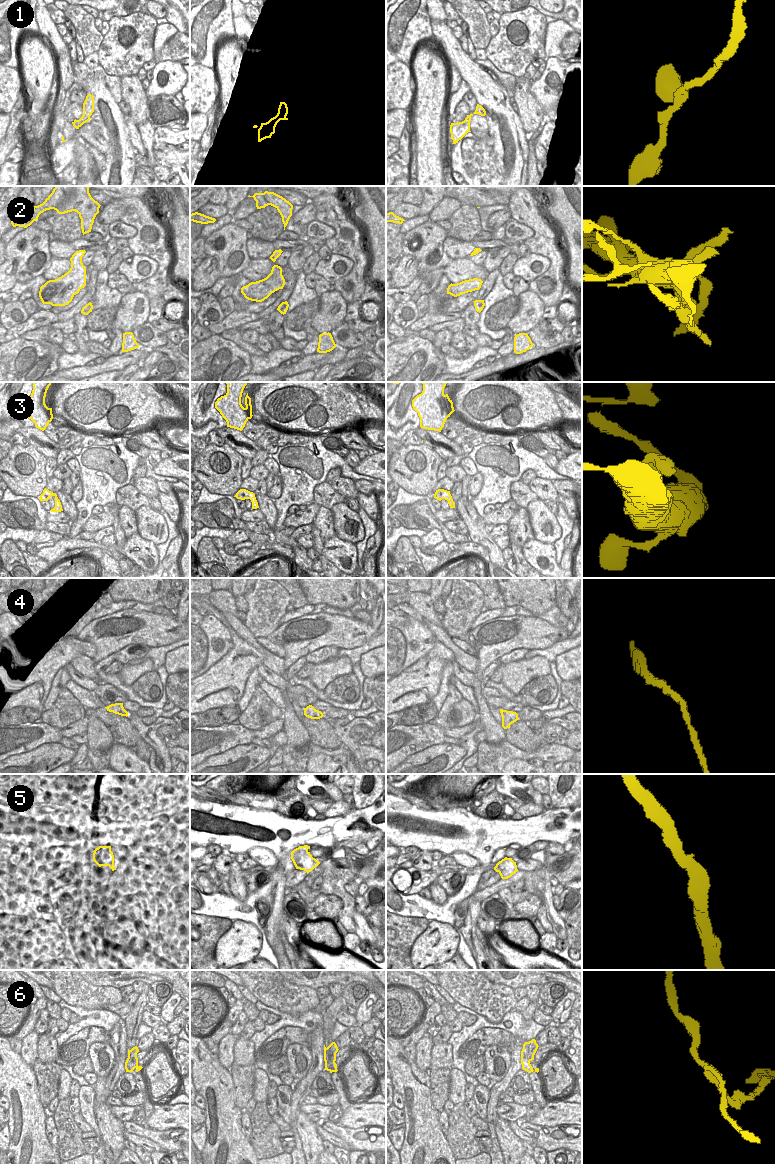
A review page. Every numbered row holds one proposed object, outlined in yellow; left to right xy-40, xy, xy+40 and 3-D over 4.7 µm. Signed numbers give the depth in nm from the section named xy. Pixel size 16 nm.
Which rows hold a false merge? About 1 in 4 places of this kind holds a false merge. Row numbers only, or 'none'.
6

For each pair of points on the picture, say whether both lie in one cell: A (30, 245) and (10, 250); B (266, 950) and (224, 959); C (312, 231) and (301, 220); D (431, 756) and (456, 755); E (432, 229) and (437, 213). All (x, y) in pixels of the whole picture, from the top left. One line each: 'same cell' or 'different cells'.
A: same cell
B: different cells
C: different cells
D: same cell
E: different cells

